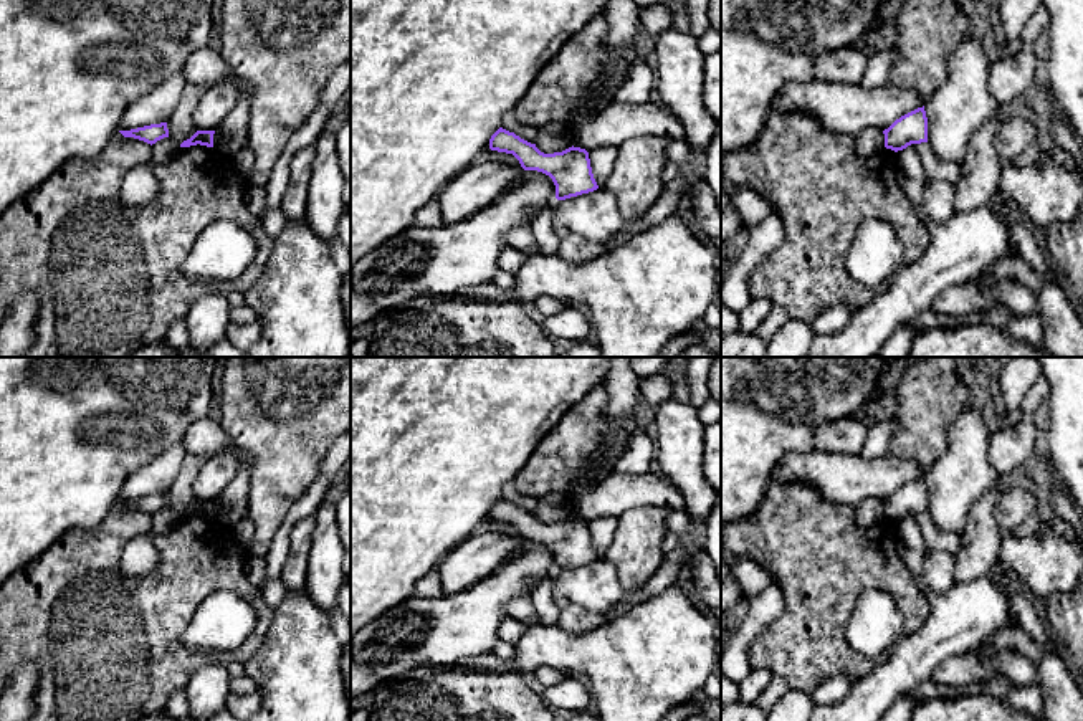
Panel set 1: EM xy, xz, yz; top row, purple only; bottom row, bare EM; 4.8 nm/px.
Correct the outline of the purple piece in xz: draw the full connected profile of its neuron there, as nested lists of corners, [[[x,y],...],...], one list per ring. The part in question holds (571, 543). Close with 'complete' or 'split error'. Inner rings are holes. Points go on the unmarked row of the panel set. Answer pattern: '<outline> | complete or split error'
[[[499,498],[489,509],[489,519],[513,524],[524,541],[537,541],[549,546],[556,556],[556,569],[565,571],[599,559],[589,523],[569,518],[562,523],[544,524],[514,503]]] | complete

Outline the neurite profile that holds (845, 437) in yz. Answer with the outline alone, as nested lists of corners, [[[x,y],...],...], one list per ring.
[[[858,417],[822,423],[813,433],[815,448],[835,455],[860,456],[866,438],[868,427]]]

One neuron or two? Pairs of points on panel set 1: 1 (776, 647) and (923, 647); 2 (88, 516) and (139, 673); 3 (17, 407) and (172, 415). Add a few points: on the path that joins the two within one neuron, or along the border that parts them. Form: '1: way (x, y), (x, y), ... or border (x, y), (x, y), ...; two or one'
1: border (888, 654), (858, 678); two
2: border (118, 501), (96, 526), (75, 528), (55, 543); two
3: way (55, 407), (134, 407); one

